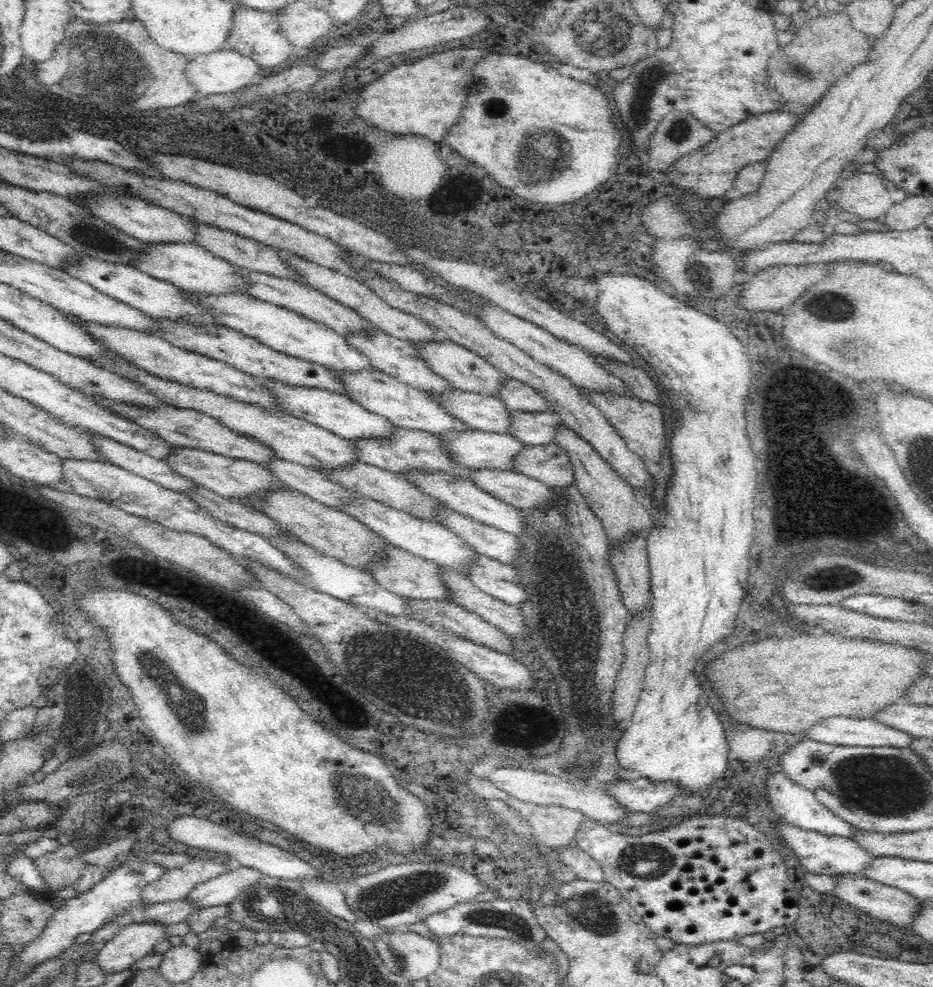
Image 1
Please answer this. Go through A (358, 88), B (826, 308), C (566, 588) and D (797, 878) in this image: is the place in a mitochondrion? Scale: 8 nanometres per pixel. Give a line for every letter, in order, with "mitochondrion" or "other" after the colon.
A: other
B: mitochondrion
C: mitochondrion
D: other

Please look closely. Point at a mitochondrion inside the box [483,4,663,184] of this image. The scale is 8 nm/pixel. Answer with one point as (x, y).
(600, 32)

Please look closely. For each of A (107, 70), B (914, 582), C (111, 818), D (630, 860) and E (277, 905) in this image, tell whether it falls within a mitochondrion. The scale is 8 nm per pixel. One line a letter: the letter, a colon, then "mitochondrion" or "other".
A: mitochondrion
B: other
C: other
D: mitochondrion
E: mitochondrion

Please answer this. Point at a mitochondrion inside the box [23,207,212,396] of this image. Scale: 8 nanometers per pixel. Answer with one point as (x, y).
(93, 237)

